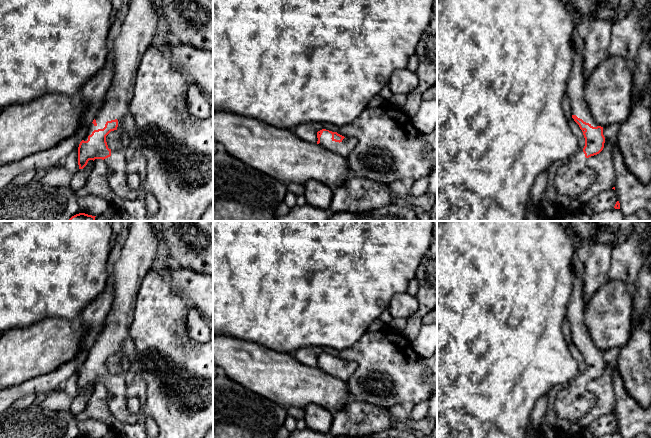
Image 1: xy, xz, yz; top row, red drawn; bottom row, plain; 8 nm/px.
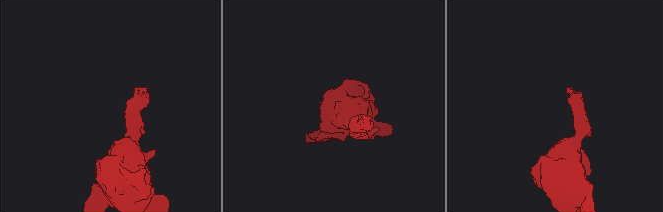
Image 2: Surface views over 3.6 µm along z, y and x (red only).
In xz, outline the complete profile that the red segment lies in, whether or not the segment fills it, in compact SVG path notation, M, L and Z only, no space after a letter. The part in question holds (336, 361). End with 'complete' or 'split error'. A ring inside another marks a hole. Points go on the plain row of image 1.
M322 353L317 356L317 368L342 380L348 380L358 364L354 361L344 361L337 356Z; split error

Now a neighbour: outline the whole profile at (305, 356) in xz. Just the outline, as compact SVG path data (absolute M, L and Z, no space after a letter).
M299 348L291 354L297 361L304 365L311 367L317 367L318 365L317 355L315 355L310 348Z

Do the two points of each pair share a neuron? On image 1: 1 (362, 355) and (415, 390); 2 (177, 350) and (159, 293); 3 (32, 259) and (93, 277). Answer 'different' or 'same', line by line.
1: same
2: same
3: same

